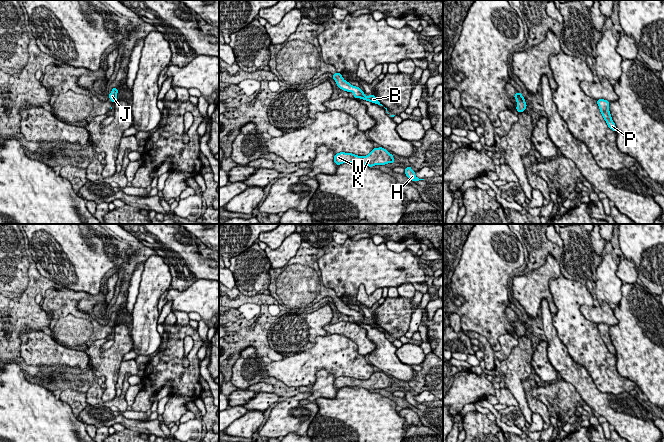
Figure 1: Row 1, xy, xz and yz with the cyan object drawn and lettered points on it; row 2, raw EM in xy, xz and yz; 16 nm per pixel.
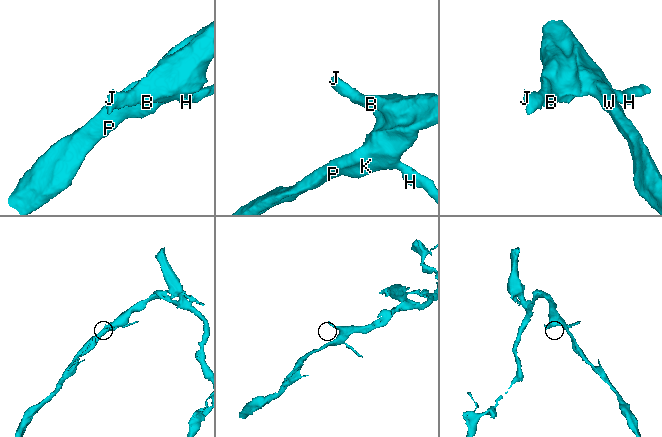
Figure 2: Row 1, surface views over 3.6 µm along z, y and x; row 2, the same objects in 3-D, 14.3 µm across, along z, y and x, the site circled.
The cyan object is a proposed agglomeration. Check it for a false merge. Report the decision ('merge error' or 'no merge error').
no merge error

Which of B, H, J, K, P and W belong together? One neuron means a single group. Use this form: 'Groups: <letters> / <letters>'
Groups: B H J K P W

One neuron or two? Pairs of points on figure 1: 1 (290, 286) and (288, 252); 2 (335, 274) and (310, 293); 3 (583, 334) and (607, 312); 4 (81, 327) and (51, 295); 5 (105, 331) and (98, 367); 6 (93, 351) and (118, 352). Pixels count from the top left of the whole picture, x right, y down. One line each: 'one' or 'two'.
1: two
2: two
3: two
4: one
5: two
6: one

